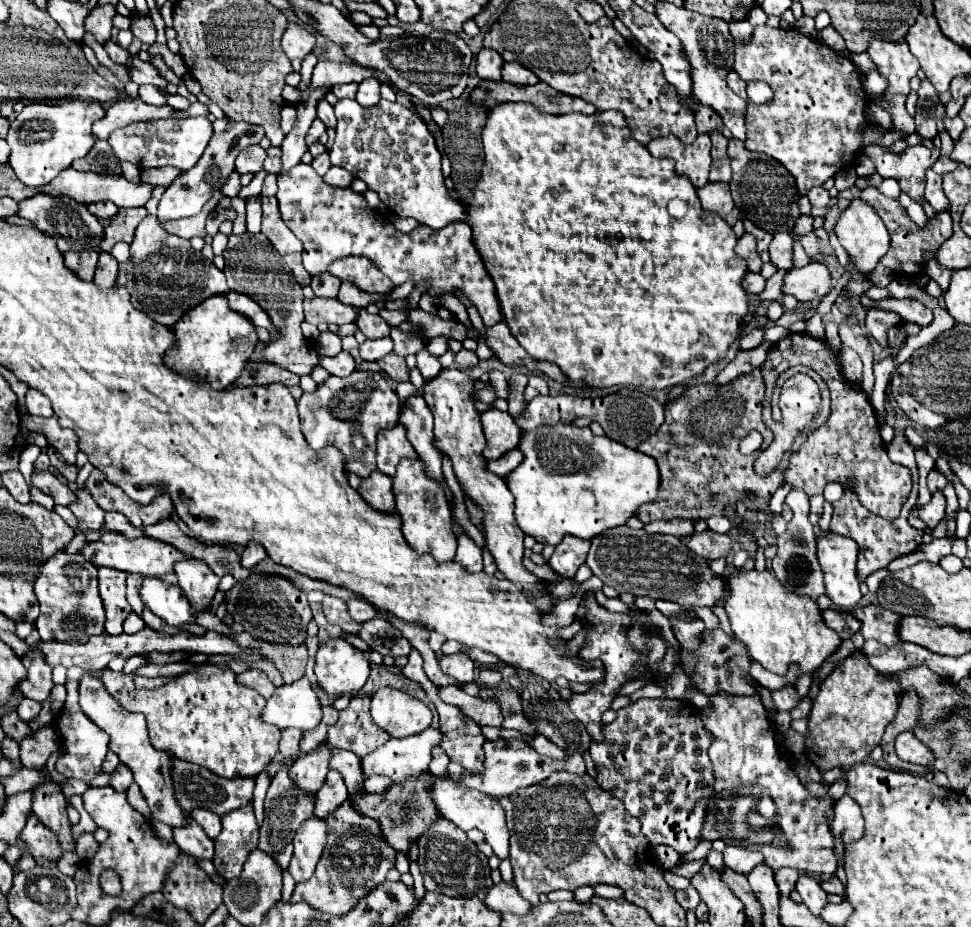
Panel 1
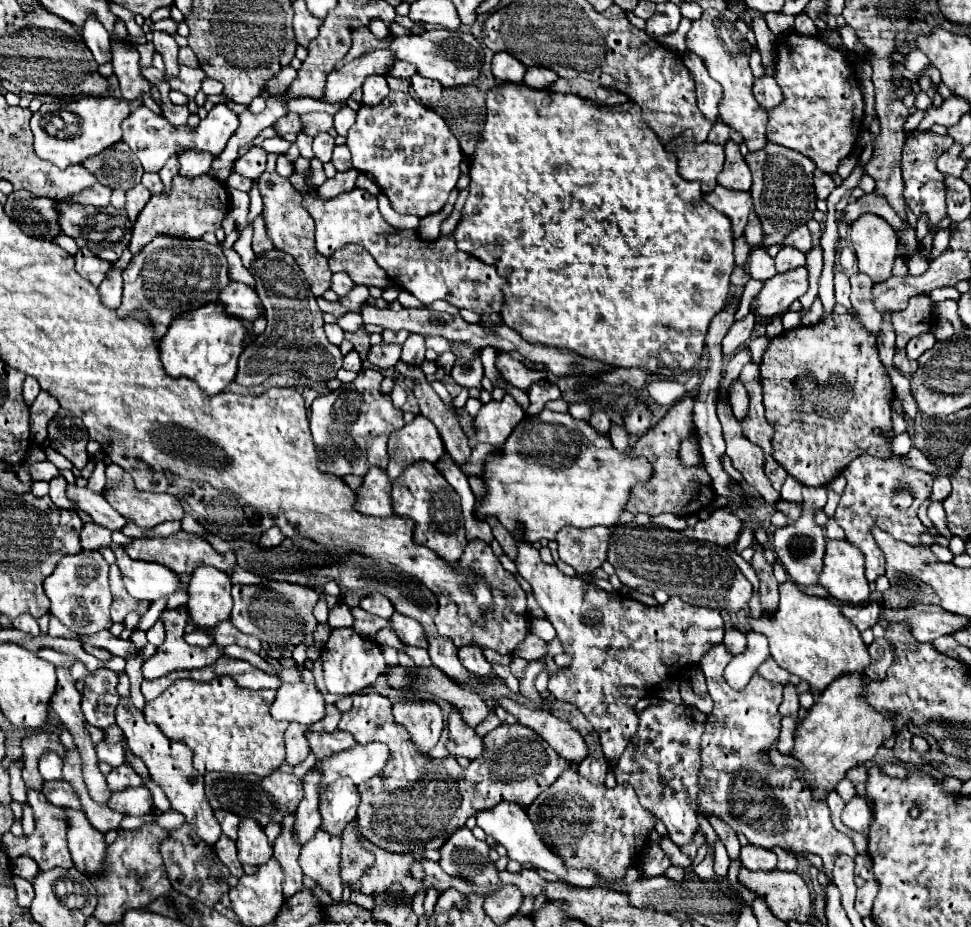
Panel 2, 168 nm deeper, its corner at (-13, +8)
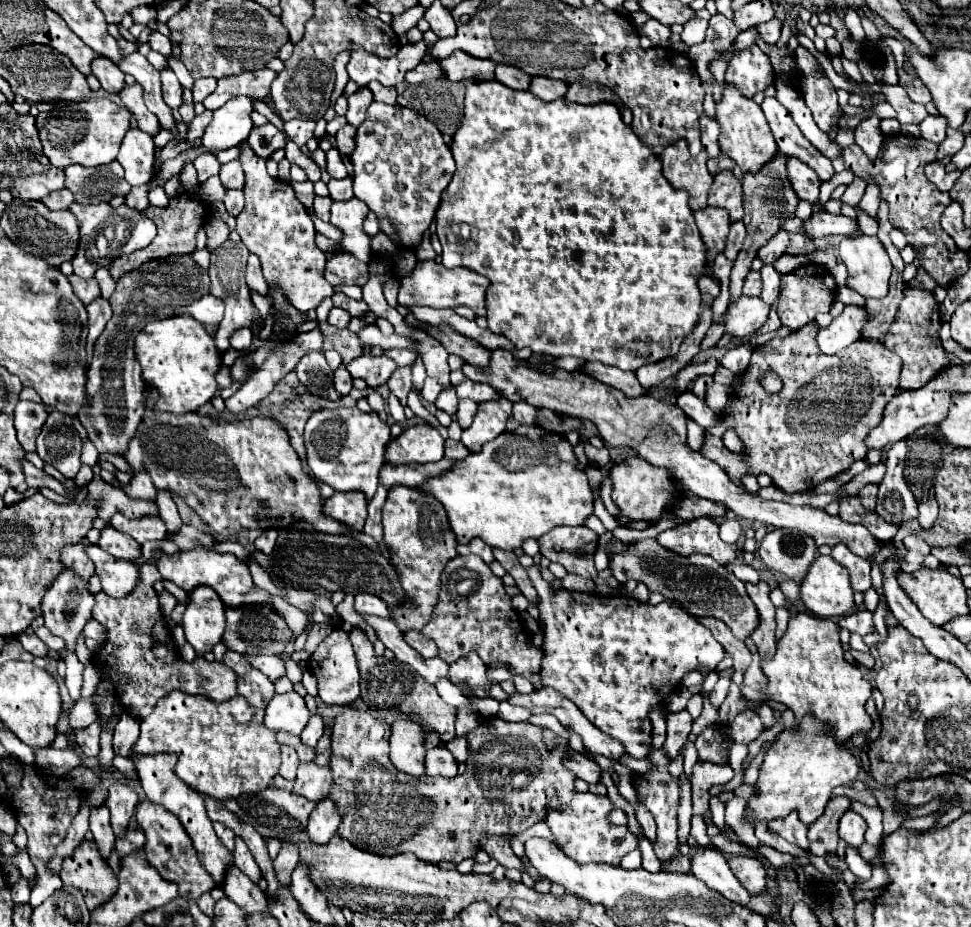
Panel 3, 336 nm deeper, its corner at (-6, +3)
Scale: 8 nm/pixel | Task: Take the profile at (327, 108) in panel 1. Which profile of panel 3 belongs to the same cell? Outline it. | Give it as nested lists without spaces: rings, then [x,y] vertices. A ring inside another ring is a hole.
[[[343,125],[339,131],[337,131],[337,135],[335,135],[335,143],[337,143],[337,151],[341,153],[341,155],[349,155],[351,151],[353,151],[353,133],[355,133],[355,129],[357,127],[353,127],[353,125]]]

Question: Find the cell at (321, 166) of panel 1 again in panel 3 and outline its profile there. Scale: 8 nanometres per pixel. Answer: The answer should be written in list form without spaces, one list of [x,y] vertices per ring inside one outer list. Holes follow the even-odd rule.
[[[335,147],[327,151],[327,173],[329,173],[333,179],[343,179],[343,177],[347,177],[347,169],[345,169],[343,157],[341,157],[341,153],[339,153]]]

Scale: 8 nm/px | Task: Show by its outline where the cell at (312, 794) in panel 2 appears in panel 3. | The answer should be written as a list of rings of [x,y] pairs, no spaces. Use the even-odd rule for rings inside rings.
[[[283,843],[281,845],[281,851],[275,859],[275,871],[277,871],[277,879],[283,883],[283,885],[289,885],[291,883],[291,873],[295,869],[295,865],[299,863],[299,845],[293,845],[293,843]]]

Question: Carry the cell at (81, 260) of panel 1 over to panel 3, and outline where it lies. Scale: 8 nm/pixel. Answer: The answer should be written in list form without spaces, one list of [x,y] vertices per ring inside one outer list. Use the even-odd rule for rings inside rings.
[[[75,273],[69,275],[69,283],[73,285],[73,291],[77,293],[77,297],[87,305],[91,303],[93,299],[97,299],[101,293],[99,293],[99,283],[95,279],[81,279],[77,277]]]

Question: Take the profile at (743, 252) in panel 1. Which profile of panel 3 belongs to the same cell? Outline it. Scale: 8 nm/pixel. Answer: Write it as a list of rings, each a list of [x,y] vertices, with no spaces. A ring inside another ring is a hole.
[[[751,271],[751,273],[745,277],[743,295],[749,295],[749,297],[761,295],[761,273],[759,273],[759,271]]]

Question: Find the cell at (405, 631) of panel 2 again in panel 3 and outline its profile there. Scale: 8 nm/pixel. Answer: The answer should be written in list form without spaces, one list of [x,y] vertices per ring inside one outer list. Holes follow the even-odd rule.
[[[409,631],[409,633],[403,633],[403,639],[407,645],[411,645],[415,651],[419,651],[425,659],[431,659],[437,655],[437,647],[433,645],[433,641],[429,637],[425,637],[423,633],[419,631]]]

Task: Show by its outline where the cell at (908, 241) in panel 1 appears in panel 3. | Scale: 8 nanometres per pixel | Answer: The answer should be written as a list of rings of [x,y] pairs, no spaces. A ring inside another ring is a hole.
[[[827,211],[813,213],[811,219],[805,221],[805,231],[809,237],[827,237],[827,235],[843,235],[849,237],[859,229],[857,221],[845,215],[833,215]]]

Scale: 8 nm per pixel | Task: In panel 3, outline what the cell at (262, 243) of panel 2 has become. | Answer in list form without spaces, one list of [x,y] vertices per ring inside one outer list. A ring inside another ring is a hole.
[[[253,253],[249,255],[249,263],[247,263],[247,285],[249,285],[253,291],[261,293],[261,295],[267,293],[267,283],[265,283],[265,277],[263,277],[263,273],[261,273],[261,261],[259,261],[259,257],[253,255]]]

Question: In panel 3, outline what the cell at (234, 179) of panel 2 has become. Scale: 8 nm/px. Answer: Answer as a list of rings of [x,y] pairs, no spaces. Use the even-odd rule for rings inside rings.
[[[235,189],[235,191],[227,191],[223,203],[225,203],[225,209],[229,211],[229,215],[237,217],[237,215],[243,211],[243,205],[245,205],[243,191],[239,191],[239,189]]]

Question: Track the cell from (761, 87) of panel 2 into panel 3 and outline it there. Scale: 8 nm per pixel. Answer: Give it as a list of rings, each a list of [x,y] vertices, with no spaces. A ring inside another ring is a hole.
[[[765,97],[761,103],[761,109],[767,117],[767,123],[775,135],[775,143],[779,153],[785,153],[789,157],[797,157],[805,161],[819,177],[821,181],[827,181],[833,177],[833,165],[827,157],[823,157],[799,131],[795,125],[791,113],[775,99],[775,97]]]

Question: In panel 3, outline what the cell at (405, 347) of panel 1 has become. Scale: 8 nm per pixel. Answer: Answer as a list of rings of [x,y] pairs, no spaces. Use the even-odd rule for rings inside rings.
[[[409,365],[397,367],[387,385],[389,385],[391,393],[397,395],[397,399],[401,401],[401,405],[405,405],[407,403],[407,393],[411,389],[411,367]]]

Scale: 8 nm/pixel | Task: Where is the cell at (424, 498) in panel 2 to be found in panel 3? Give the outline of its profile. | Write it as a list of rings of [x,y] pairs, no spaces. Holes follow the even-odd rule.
[[[393,485],[389,489],[387,501],[383,505],[383,529],[383,543],[391,551],[389,561],[395,565],[405,593],[409,593],[415,603],[415,609],[391,609],[391,619],[403,633],[409,629],[419,631],[429,621],[433,601],[437,601],[441,571],[445,569],[447,561],[457,555],[453,529],[449,527],[445,507],[431,493],[421,493],[421,489],[407,485]]]

